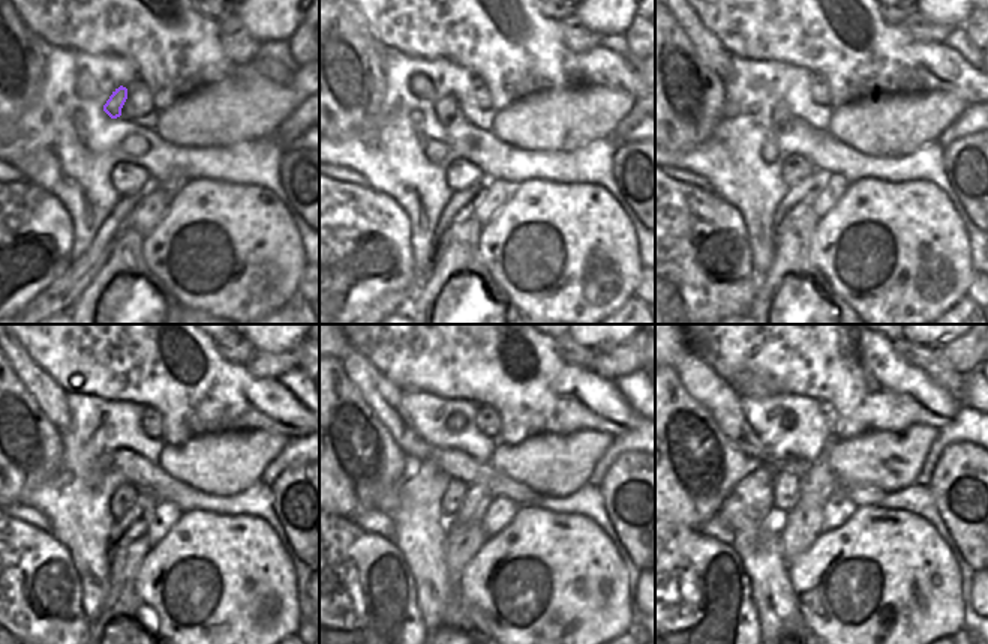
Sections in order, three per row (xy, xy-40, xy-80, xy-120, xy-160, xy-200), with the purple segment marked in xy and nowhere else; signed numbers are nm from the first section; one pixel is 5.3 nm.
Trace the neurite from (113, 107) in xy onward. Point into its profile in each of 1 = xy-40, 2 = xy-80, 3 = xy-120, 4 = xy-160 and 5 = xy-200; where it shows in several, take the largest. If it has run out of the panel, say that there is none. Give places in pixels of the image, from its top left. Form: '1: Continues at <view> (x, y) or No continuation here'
1: Continues at xy-40 (446, 110)
2: Continues at xy-80 (780, 113)
3: Continues at xy-120 (104, 463)
4: Continues at xy-160 (416, 487)
5: Continues at xy-200 (748, 503).

